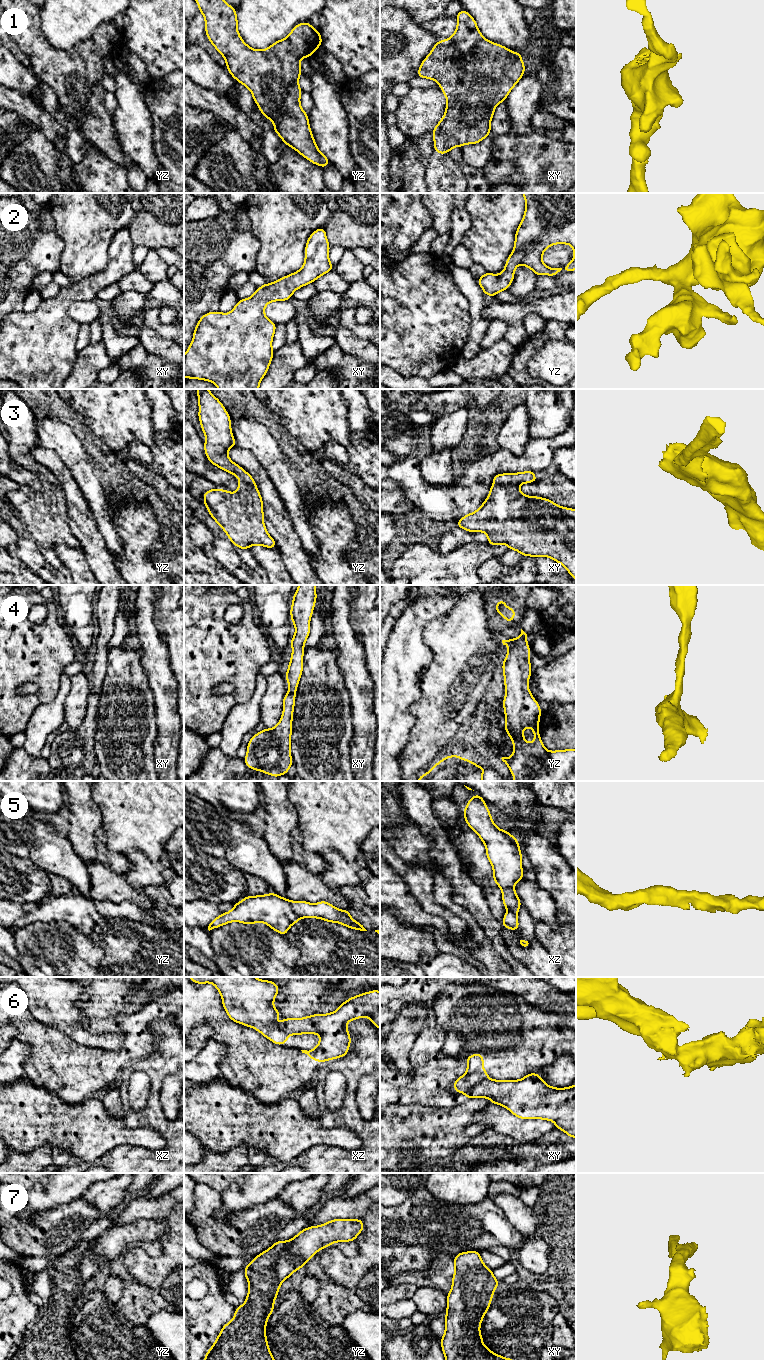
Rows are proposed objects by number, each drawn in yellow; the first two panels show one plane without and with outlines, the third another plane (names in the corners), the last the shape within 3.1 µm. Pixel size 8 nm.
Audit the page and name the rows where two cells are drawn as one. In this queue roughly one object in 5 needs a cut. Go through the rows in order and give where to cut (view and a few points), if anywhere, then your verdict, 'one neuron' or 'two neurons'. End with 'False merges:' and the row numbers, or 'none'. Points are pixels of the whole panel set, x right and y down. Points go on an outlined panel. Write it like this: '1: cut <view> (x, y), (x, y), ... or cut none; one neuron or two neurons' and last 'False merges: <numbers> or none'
1: cut none; one neuron
2: cut none; one neuron
3: cut none; one neuron
4: cut none; one neuron
5: cut none; one neuron
6: cut xy (487, 1078), (466, 1091); two neurons
7: cut none; one neuron
False merges: 6

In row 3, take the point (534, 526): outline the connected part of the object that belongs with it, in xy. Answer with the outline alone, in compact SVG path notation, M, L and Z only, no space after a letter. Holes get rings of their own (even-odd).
M534 472L496 474L494 484L481 507L456 522L456 526L469 532L484 532L488 543L505 544L522 556L549 557L563 565L576 580L576 510L561 507L553 501L537 496L526 496L519 485L537 481Z

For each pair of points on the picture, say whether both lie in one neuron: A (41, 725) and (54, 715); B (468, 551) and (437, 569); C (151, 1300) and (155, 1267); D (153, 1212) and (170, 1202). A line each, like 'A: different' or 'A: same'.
A: same
B: same
C: different
D: same

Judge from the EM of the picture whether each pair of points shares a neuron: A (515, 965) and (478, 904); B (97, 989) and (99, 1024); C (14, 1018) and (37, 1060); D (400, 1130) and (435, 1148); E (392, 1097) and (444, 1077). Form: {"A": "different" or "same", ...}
{"A": "same", "B": "different", "C": "same", "D": "same", "E": "same"}

